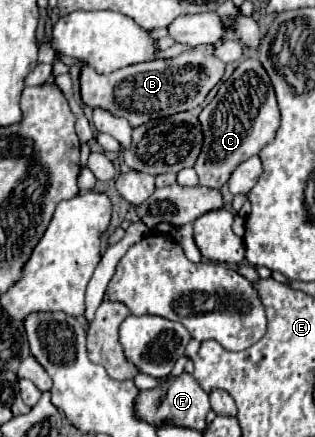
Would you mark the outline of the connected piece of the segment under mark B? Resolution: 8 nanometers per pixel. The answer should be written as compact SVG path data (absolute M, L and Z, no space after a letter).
M200 45L198 49L176 59L136 63L108 75L100 75L90 65L82 65L82 101L92 109L104 109L116 117L126 117L132 127L140 127L150 119L158 119L162 115L168 117L180 111L194 109L206 99L208 91L220 81L224 73L224 63L212 55L212 49L212 45Z

